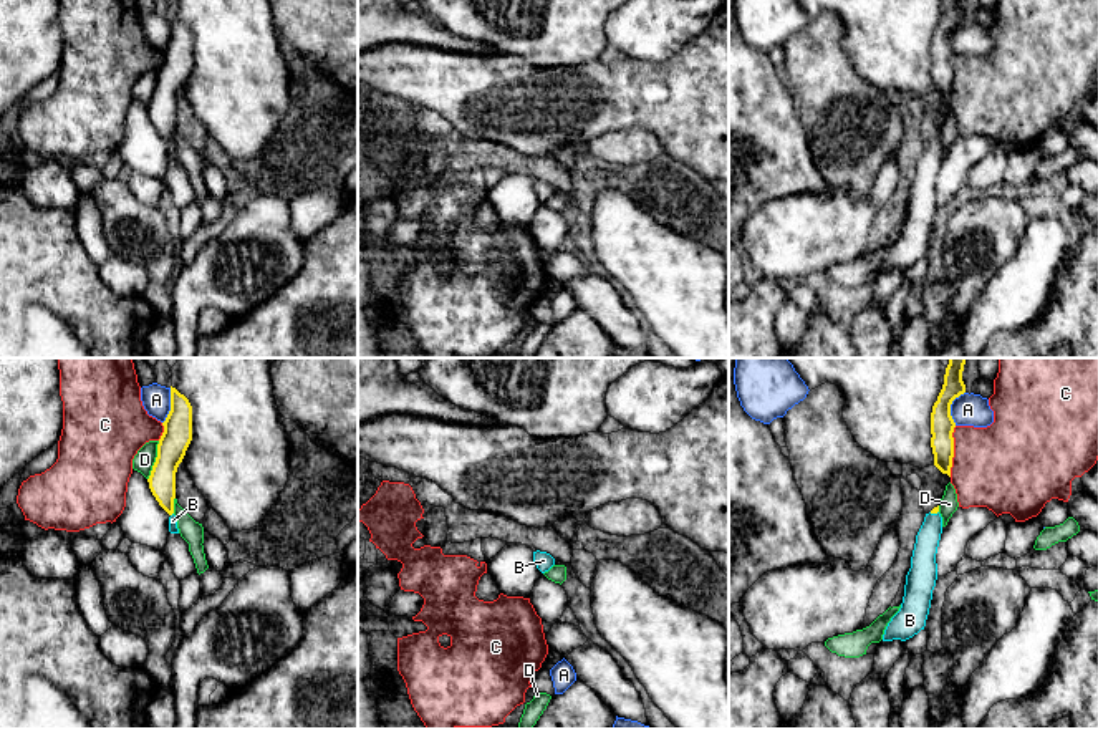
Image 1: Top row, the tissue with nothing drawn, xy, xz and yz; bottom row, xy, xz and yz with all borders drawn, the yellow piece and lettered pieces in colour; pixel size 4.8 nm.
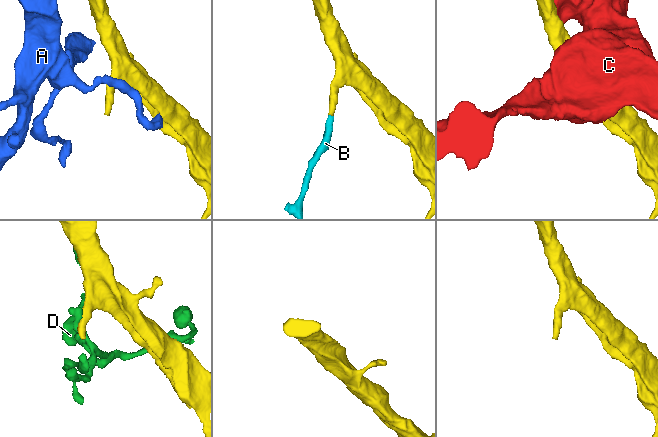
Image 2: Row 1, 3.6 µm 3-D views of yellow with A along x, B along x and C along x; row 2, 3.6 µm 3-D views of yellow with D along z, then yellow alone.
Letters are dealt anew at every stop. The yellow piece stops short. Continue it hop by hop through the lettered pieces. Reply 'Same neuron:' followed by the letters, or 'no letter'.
Same neuron: B

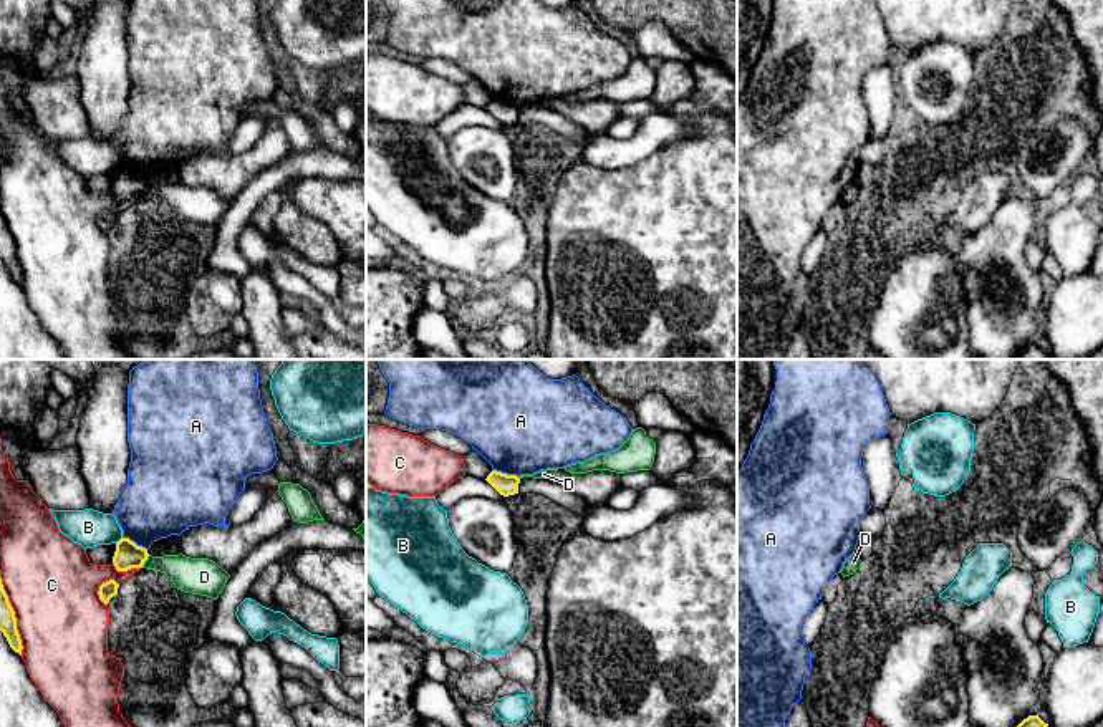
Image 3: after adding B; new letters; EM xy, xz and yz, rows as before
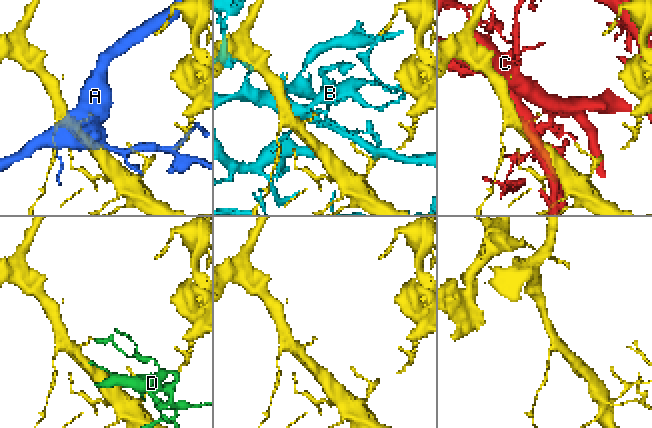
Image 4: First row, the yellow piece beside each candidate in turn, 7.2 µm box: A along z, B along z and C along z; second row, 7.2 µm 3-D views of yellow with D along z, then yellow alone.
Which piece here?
Same neuron: no letter

